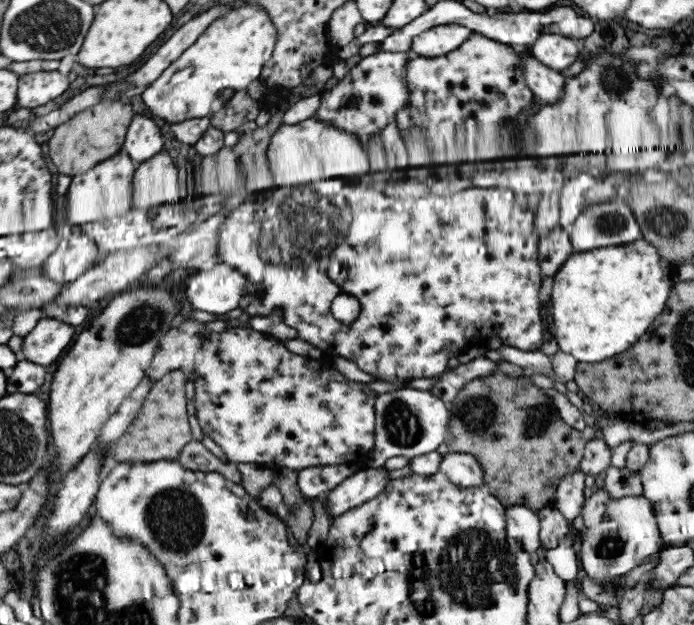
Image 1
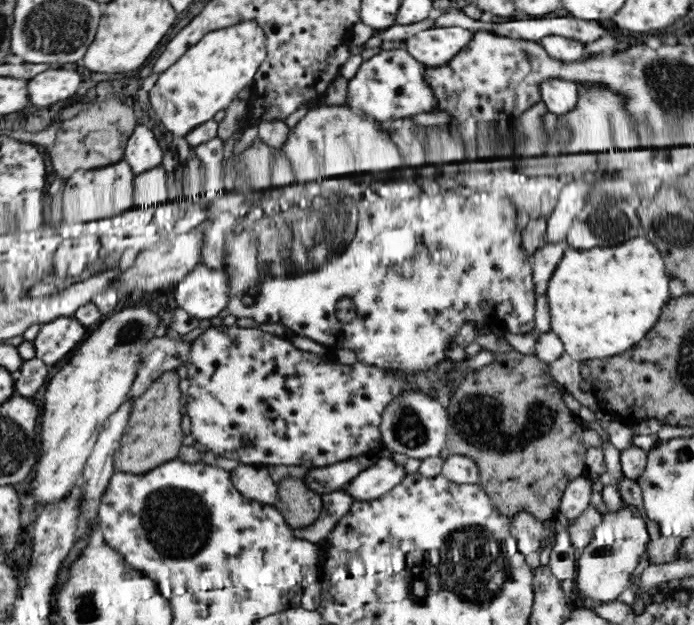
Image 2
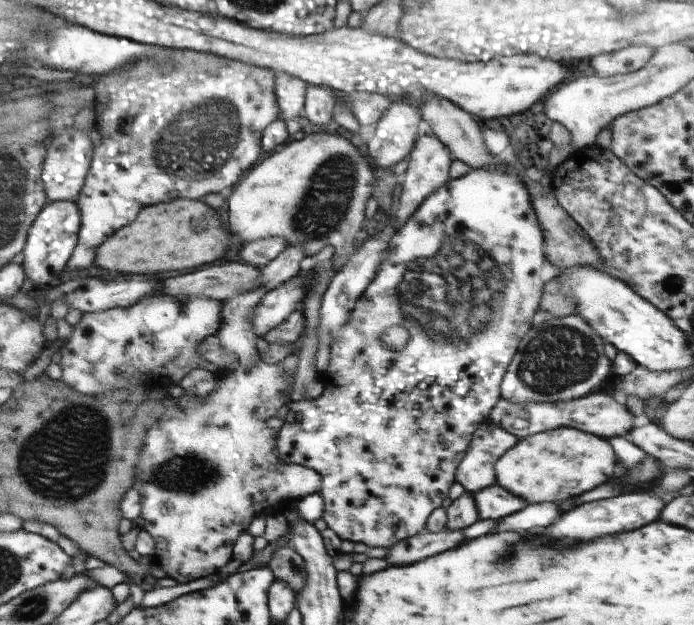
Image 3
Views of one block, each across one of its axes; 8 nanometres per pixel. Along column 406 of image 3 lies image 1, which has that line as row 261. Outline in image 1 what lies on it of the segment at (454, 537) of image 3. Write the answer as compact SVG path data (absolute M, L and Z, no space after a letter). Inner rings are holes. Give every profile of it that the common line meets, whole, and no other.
M556 225L545 237L539 239L538 261L542 279L553 277L560 266L574 252L569 233Z

